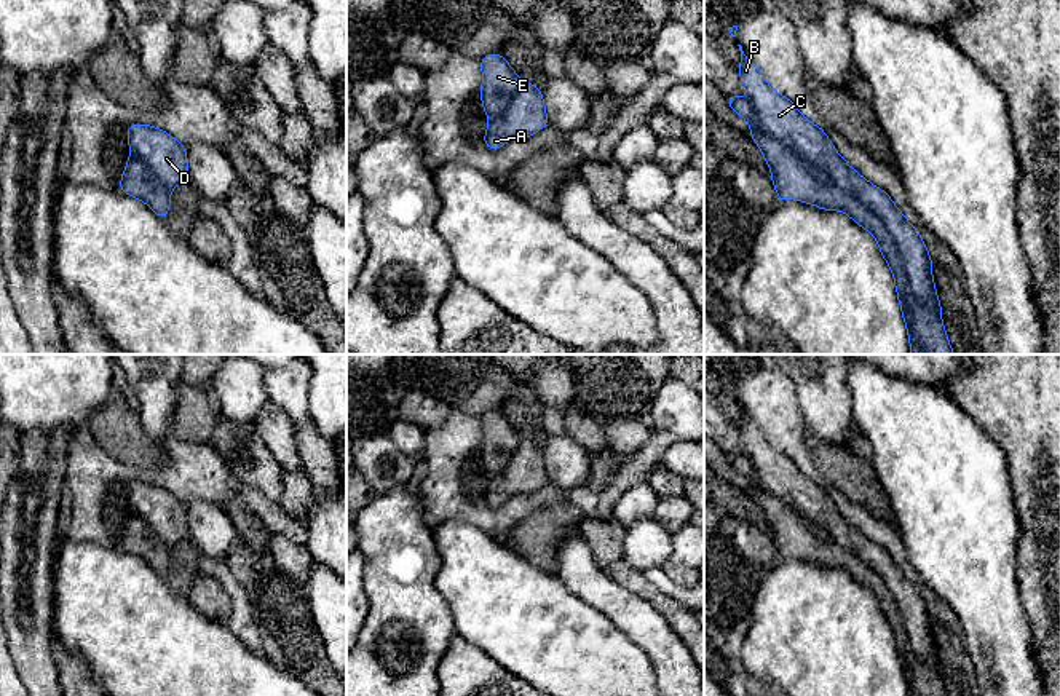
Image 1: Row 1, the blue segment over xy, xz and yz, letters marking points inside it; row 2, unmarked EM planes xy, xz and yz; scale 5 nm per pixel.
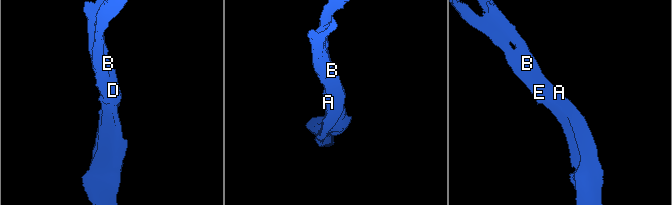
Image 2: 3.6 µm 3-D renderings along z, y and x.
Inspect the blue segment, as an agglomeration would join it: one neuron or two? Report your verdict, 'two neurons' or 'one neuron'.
two neurons

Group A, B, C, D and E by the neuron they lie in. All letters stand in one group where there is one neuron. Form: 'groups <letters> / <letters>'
groups A B C D / E

